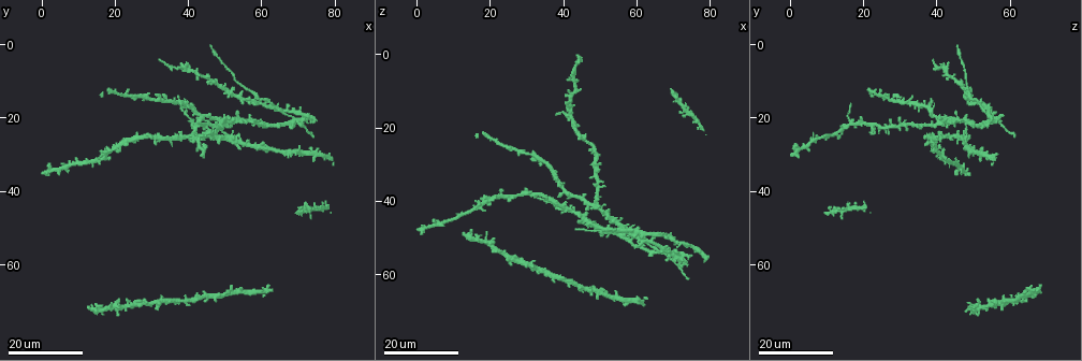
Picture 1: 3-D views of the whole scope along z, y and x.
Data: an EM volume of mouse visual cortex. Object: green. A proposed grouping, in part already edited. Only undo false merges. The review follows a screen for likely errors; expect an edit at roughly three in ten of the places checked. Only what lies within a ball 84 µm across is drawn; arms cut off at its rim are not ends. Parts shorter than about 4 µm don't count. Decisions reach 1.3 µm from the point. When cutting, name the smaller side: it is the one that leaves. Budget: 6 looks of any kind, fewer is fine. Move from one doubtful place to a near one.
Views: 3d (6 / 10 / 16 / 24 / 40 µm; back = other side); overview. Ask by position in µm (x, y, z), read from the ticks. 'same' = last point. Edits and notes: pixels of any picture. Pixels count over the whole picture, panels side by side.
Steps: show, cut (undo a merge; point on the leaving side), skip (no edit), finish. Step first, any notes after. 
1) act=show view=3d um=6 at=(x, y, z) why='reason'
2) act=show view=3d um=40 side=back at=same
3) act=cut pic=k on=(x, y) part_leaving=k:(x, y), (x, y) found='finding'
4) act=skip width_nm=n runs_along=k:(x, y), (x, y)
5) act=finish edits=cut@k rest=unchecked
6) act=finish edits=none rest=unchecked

act=show view=3d um=16 at=(60.5, 28.0, 48.5) why='calibre changes'

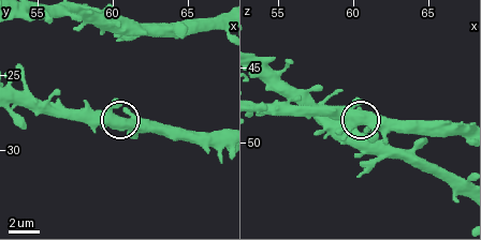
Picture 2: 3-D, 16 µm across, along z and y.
act=show view=3d um=6 at=same

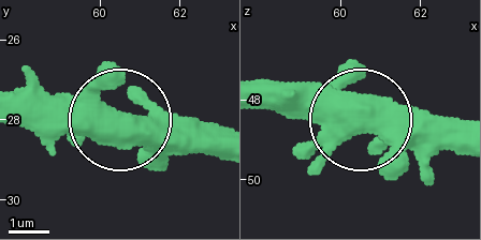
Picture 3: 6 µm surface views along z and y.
act=skip arms=4 runs_along=3:(24, 90), (75, 90), (127, 121), (188, 121), (219, 138) found='all the same neuron'

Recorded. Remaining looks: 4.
act=show view=3d um=16 at=(52.0, 25.0, 47.0)

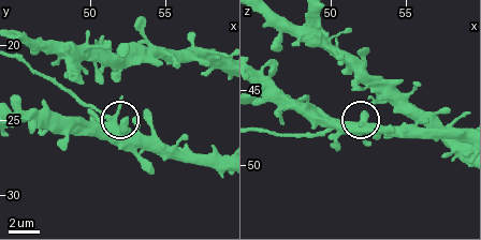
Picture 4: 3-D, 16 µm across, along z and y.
act=show view=3d um=6 at=same why='zoom in'

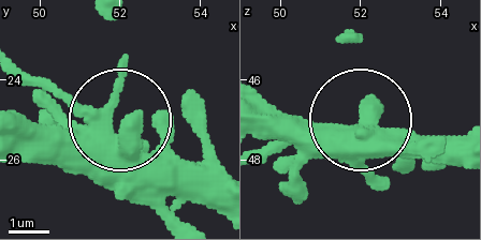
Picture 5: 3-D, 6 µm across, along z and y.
act=cut pic=5 on=(44, 79) part_leaving=5:(84, 118), (26, 84) found='two neurons meet here'

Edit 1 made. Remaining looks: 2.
act=finish edits=cut@5 rest=unchecked

